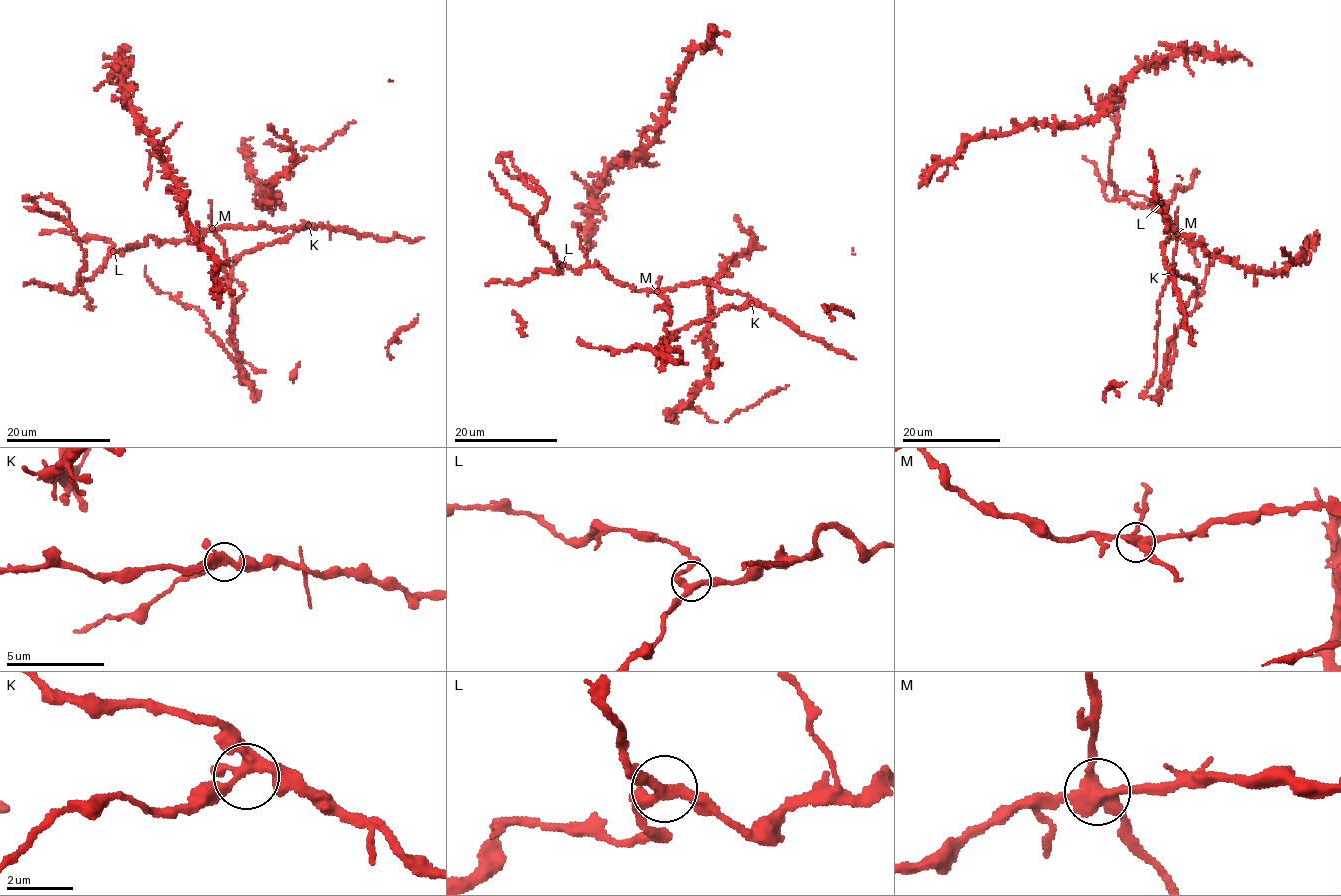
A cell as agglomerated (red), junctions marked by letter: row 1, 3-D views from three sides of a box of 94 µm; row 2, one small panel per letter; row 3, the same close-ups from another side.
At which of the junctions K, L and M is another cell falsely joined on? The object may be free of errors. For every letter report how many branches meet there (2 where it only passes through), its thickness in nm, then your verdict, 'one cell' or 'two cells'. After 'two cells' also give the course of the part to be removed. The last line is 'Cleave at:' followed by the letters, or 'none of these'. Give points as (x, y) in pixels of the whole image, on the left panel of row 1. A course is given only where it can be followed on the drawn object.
K: 4 branches meet; 320 nm thick; one cell
L: 3 branches meet; 300 nm thick; one cell
M: 4 branches meet; 400 nm thick; two cells
Cleave at: M

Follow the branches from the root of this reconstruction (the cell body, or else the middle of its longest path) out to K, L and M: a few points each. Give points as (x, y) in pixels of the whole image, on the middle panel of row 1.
K: (537, 181), (548, 199), (537, 235), (564, 265), (596, 262), (637, 290), (709, 282), (751, 303)
L: (537, 181), (535, 189), (540, 188), (540, 194), (548, 199), (535, 220), (537, 235), (562, 265)
M: (537, 181), (548, 199), (537, 235), (557, 261), (576, 271), (596, 262), (614, 280), (657, 291)

